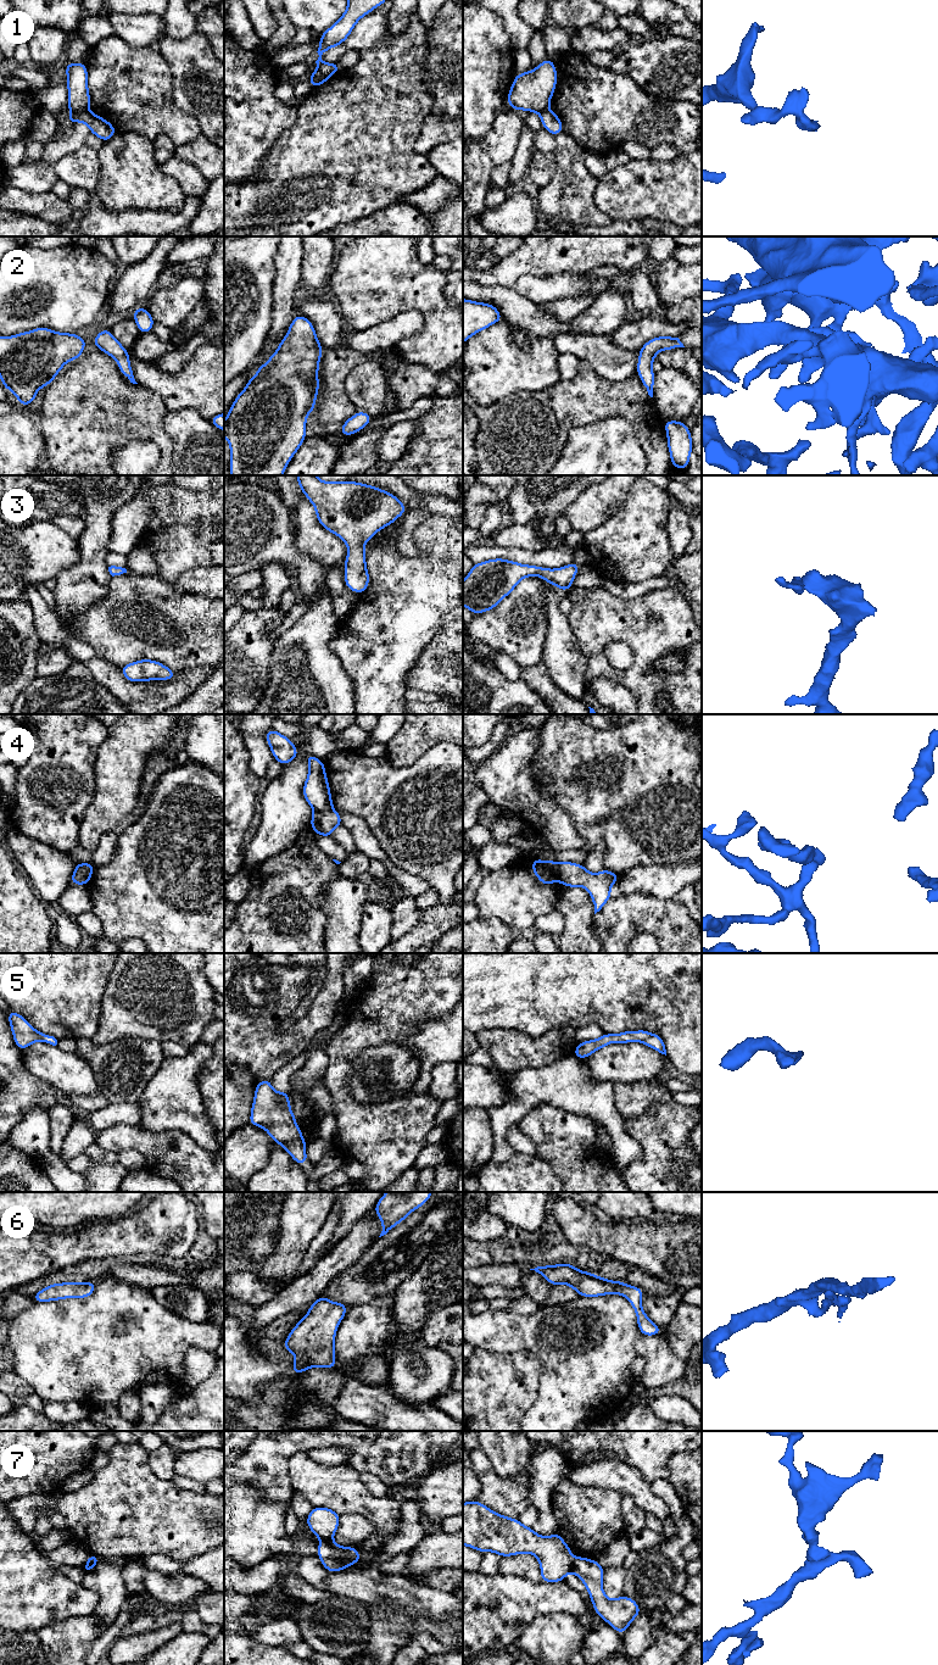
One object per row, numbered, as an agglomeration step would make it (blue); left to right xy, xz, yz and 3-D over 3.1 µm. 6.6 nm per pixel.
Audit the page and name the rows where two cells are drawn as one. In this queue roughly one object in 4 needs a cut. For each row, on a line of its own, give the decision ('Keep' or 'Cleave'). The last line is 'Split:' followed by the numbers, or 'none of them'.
1: Cleave
2: Keep
3: Keep
4: Cleave
5: Keep
6: Keep
7: Cleave
Split: 1, 4, 7

